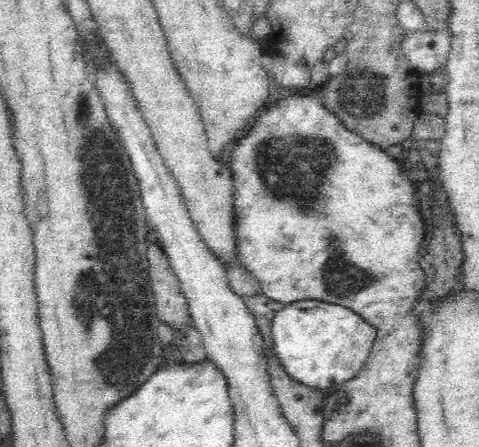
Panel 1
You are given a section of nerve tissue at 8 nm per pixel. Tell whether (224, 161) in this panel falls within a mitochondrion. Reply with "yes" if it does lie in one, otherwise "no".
no

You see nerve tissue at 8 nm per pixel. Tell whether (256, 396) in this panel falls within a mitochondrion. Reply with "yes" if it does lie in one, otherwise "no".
no

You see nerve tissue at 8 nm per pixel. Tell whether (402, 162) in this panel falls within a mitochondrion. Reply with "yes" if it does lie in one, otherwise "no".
no

